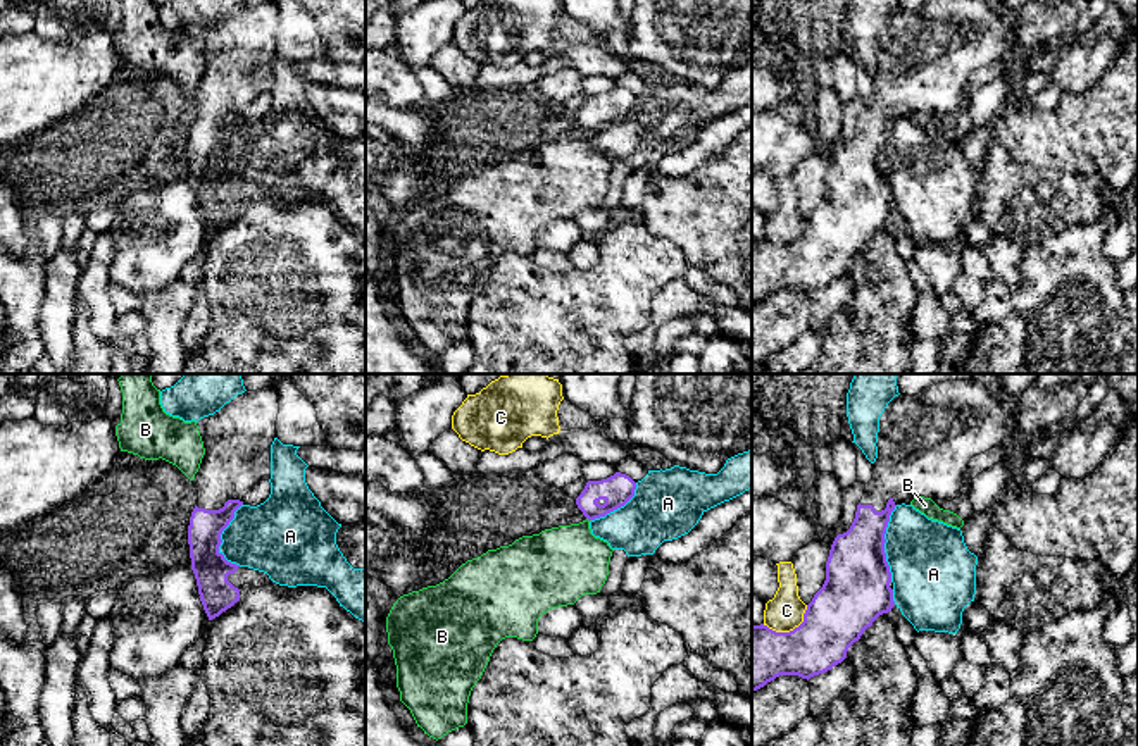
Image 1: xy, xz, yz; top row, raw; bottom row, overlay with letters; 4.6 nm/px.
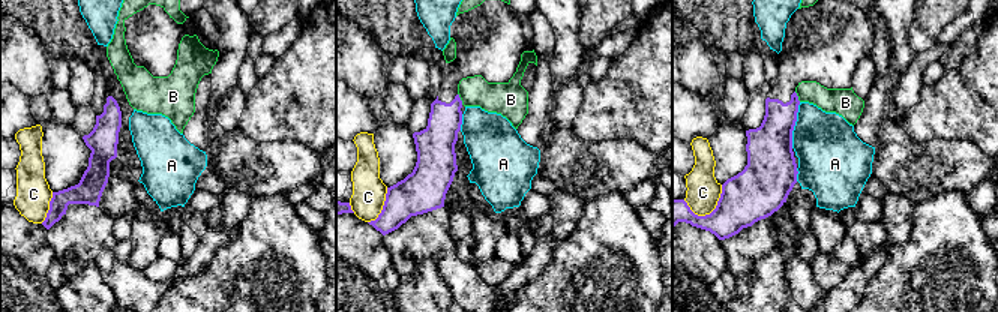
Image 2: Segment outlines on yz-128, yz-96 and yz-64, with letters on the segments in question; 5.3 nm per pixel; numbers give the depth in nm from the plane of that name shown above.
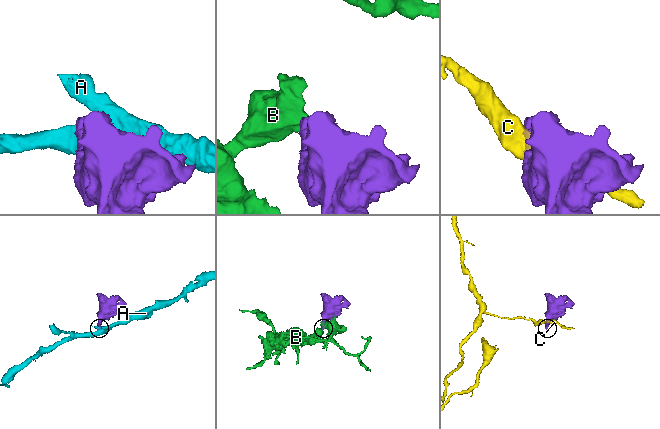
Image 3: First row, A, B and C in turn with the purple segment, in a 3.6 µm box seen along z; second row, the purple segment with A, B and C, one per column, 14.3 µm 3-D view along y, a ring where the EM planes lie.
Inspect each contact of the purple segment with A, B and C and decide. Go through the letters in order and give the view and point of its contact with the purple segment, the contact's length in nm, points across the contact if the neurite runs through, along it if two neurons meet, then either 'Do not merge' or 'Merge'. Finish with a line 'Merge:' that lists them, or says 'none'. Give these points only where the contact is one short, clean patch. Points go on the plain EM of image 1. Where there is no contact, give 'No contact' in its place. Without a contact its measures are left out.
A: Touches purple at yz (885, 155). Shared border 360 nm. Do not merge
B: Touches purple at xz (588, 133). Shared border 30 nm. Boundary: xz (587, 131), (590, 135). Do not merge
C: Touches purple at yz (790, 245). Shared border 240 nm. Do not merge
Merge: none

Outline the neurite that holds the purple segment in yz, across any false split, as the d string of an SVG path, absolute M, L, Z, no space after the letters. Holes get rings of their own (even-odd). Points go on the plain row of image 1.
M929 0L916 10L895 10L879 31L878 72L866 98L850 143L838 148L826 176L826 195L803 227L803 236L790 246L776 246L752 238L752 307L779 289L810 293L847 272L848 262L872 236L891 226L891 186L885 167L885 148L895 124L893 110L909 107L952 115L960 107L962 90L972 71L1017 55L1021 48L1019 17L1005 17L986 0Z

